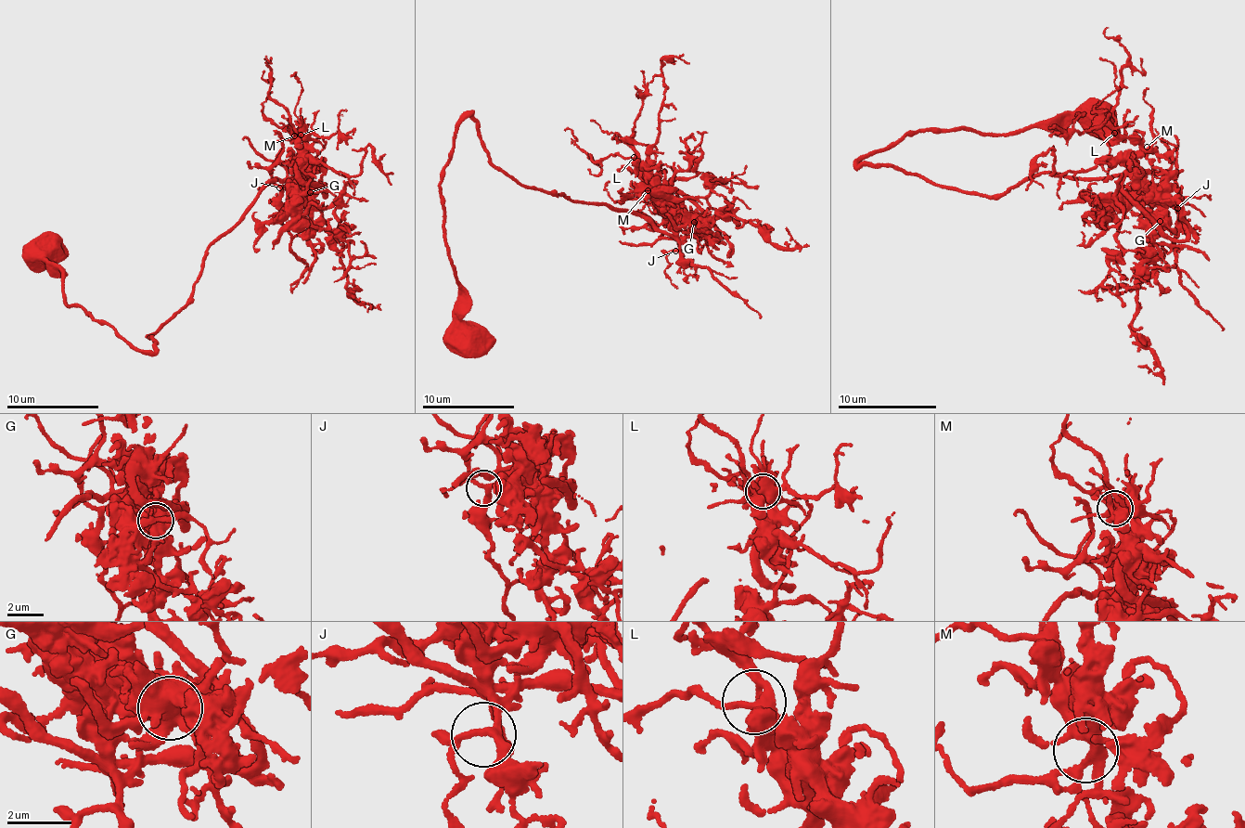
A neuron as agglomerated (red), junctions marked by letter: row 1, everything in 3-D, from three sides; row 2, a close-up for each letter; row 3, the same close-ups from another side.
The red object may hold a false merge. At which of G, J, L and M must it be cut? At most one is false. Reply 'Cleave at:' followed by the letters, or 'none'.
Cleave at: none

